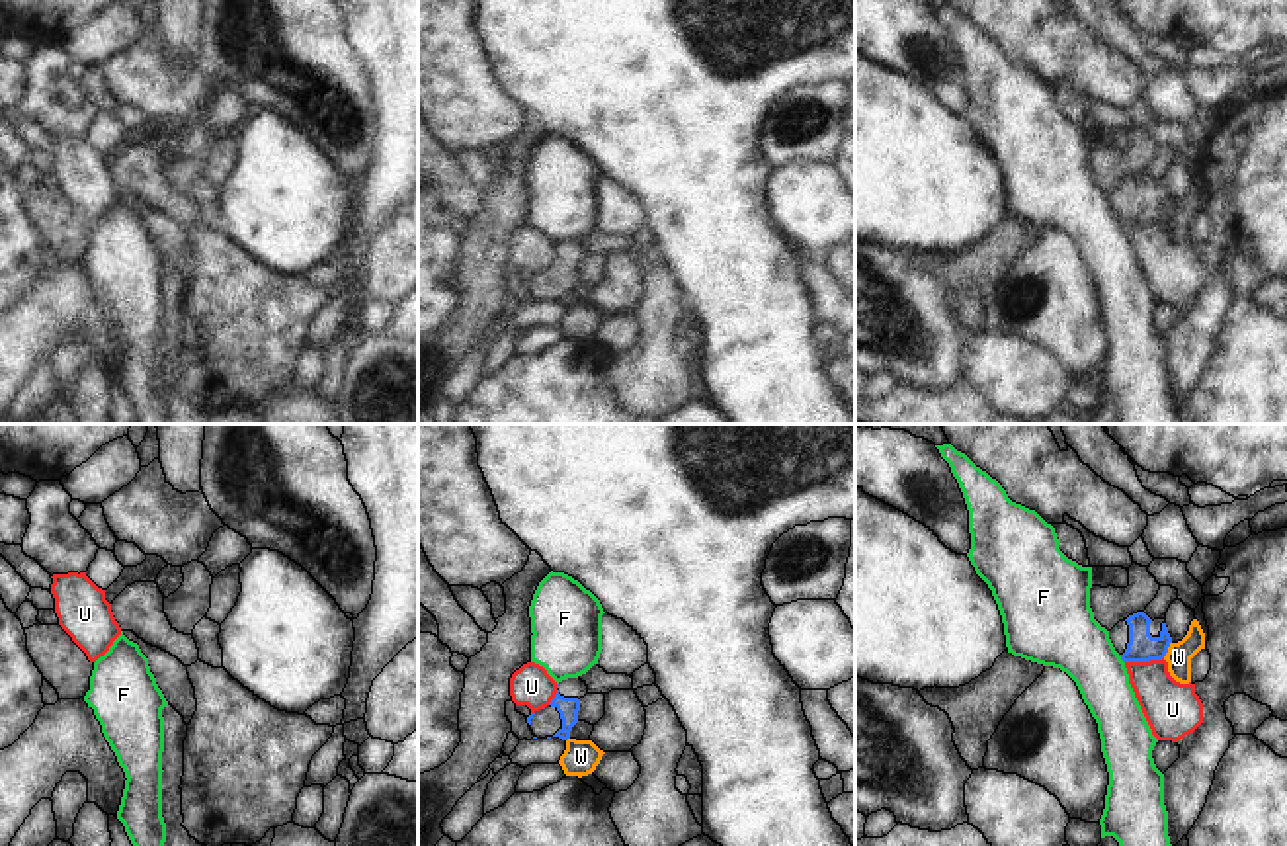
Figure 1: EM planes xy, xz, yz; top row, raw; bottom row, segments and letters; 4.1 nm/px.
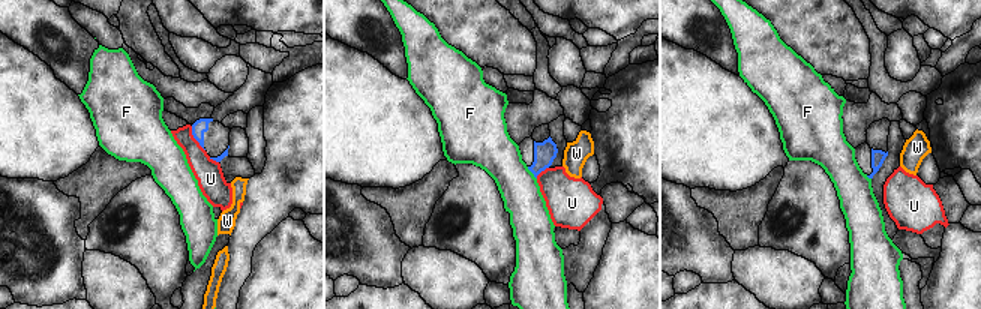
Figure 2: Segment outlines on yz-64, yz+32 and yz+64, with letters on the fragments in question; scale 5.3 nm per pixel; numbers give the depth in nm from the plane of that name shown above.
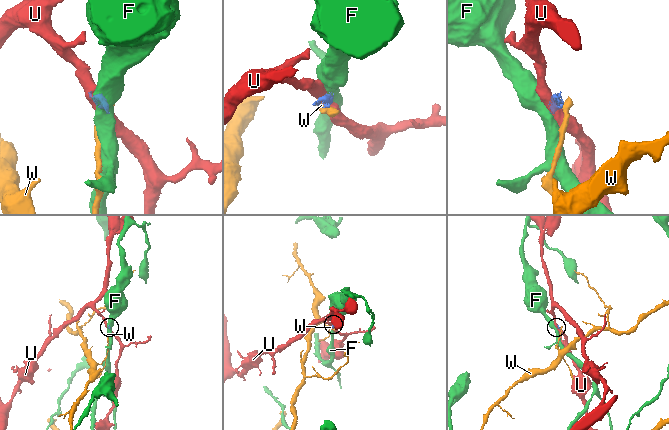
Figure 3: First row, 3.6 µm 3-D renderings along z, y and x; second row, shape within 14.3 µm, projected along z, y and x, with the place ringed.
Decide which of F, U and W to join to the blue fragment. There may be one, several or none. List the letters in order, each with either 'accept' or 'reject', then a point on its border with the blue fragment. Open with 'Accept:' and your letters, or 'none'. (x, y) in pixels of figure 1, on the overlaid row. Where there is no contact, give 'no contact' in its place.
Accept: none
F: reject | yz (1121, 659)
U: reject | yz (1143, 661)
W: reject | yz (1166, 649)

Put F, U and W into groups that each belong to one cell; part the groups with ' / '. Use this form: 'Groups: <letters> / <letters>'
Groups: F / U / W.

